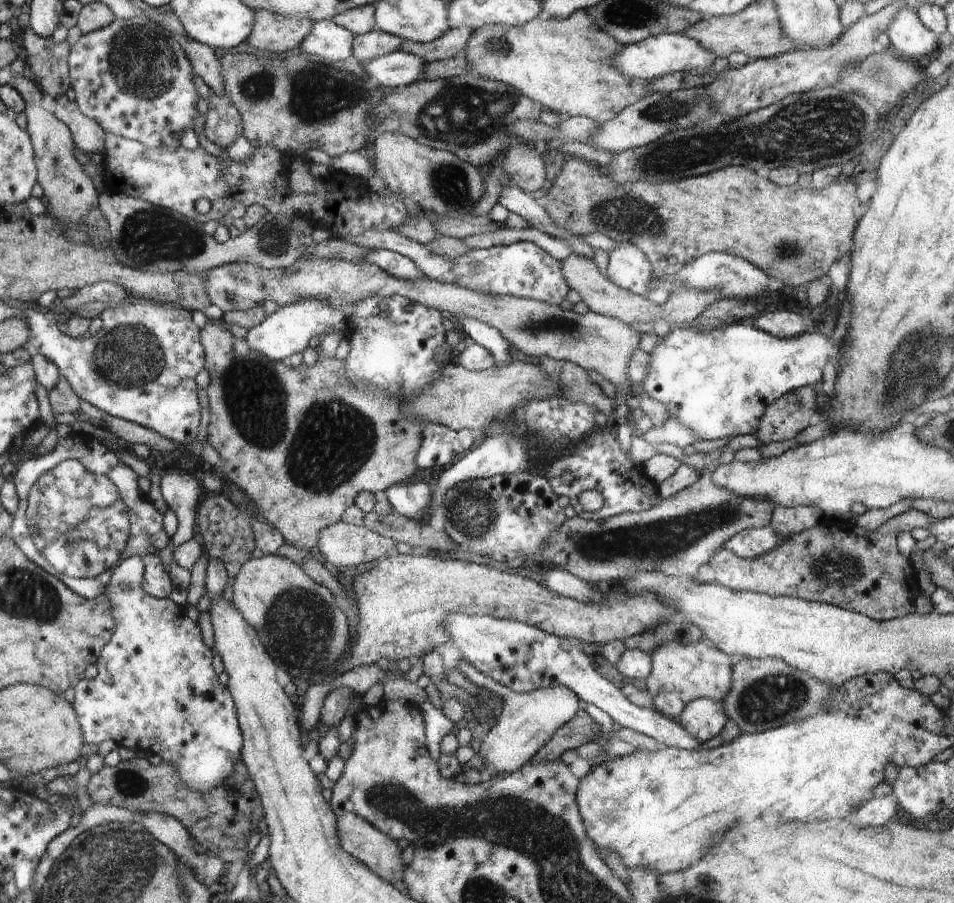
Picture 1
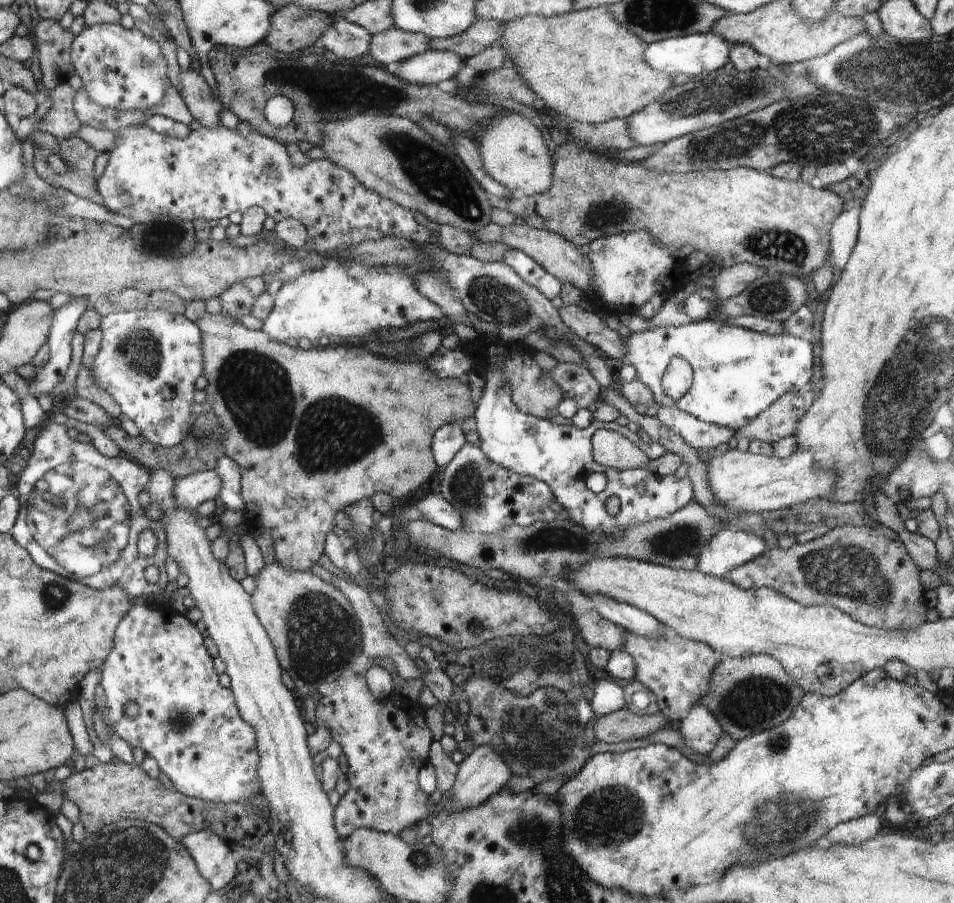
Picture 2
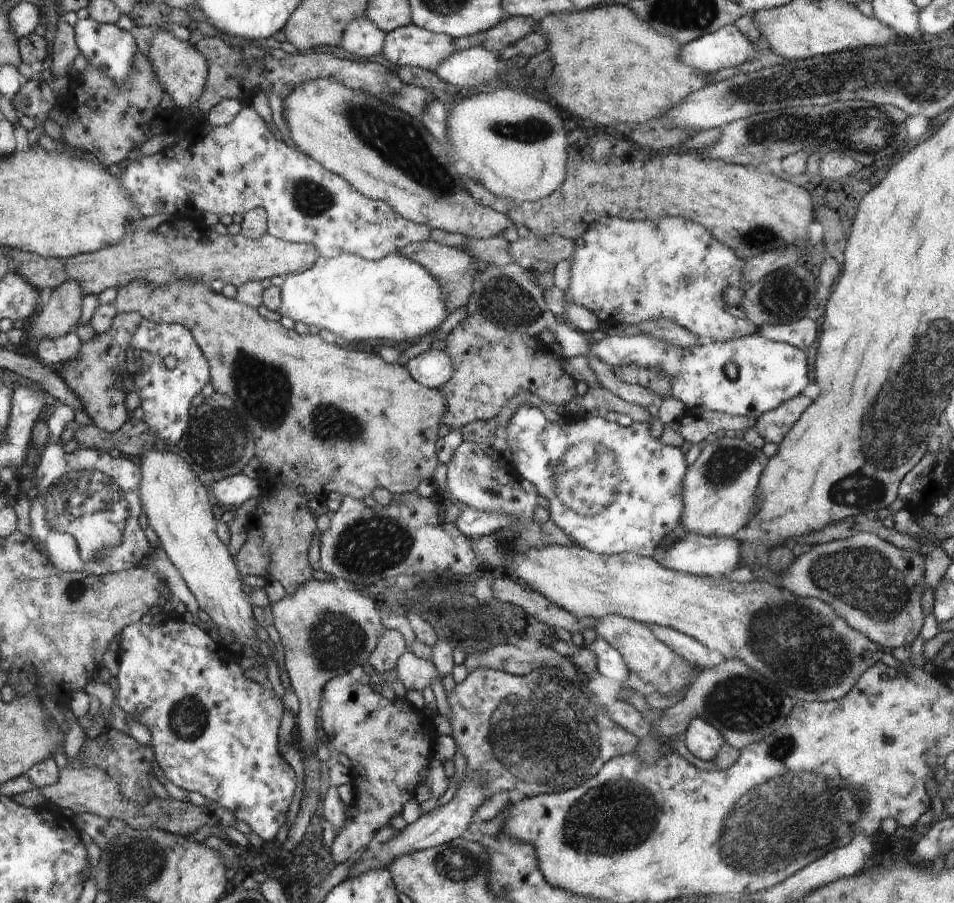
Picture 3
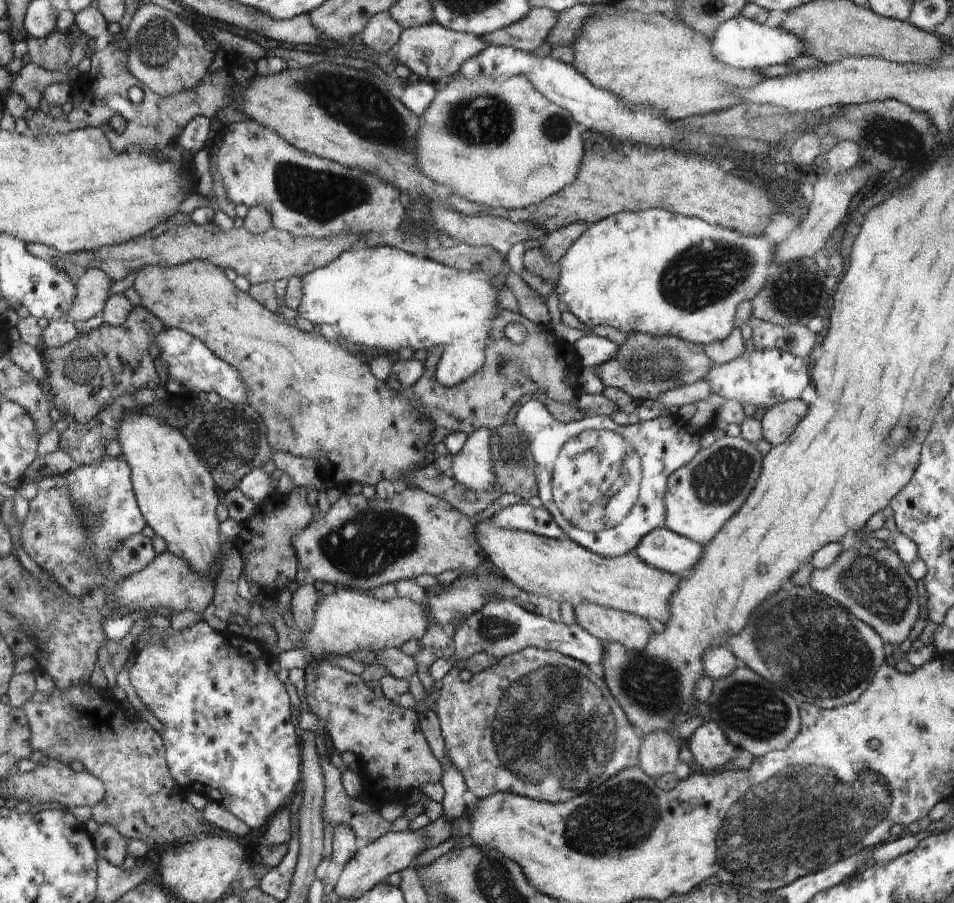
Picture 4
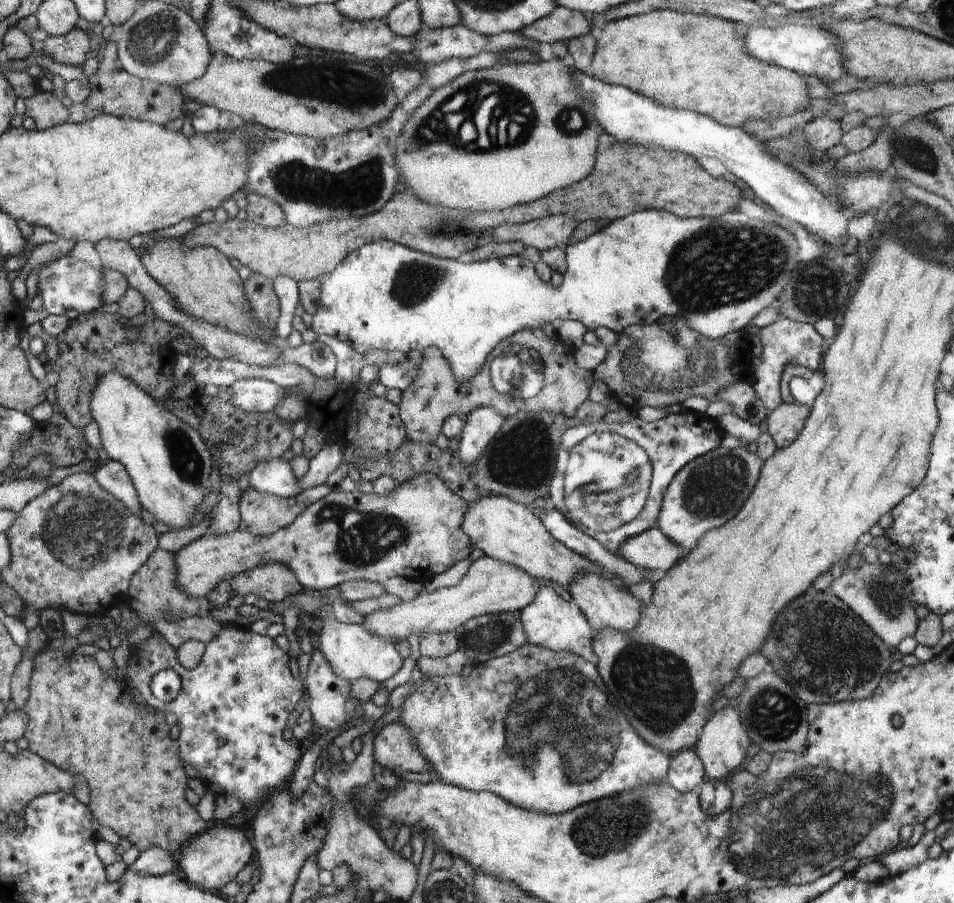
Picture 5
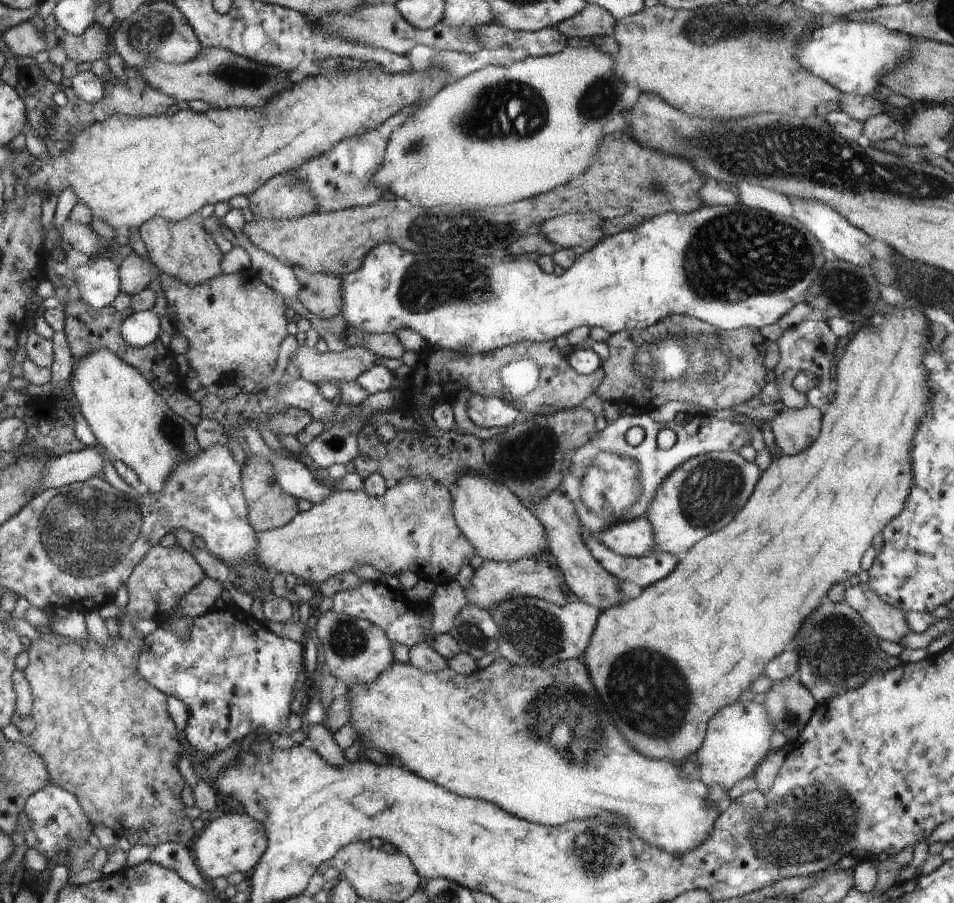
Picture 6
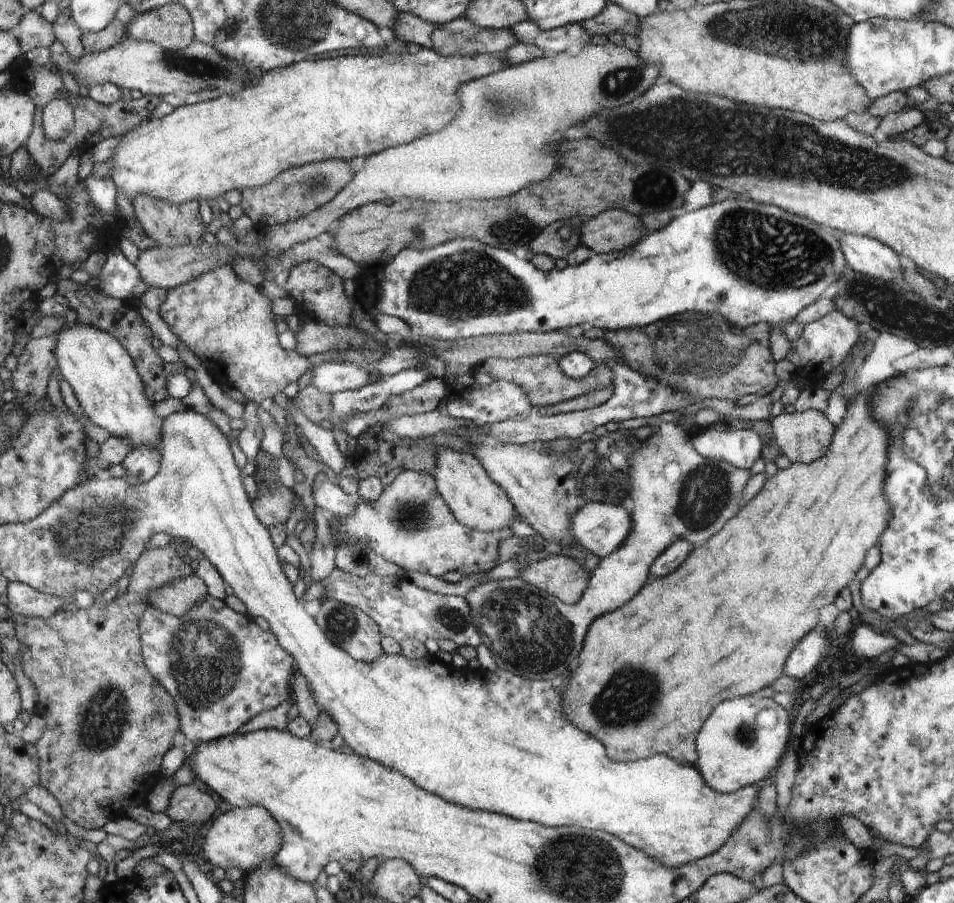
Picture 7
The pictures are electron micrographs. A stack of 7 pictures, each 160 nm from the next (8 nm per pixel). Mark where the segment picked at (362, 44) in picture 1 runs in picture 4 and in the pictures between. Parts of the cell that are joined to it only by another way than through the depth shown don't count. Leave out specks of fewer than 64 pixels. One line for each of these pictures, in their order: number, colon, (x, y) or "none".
2: (395, 45)
3: (410, 45)
4: (433, 51)

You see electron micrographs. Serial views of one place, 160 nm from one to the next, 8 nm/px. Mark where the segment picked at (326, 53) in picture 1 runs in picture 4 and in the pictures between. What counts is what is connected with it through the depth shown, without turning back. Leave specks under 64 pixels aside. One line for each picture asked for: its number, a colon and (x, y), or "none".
2: (345, 41)
3: (363, 38)
4: (382, 32)

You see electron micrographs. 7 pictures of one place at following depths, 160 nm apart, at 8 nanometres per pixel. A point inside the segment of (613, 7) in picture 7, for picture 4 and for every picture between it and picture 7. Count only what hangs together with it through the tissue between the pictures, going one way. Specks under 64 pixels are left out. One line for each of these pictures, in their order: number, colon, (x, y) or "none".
4: (532, 31)
5: (564, 24)
6: (593, 21)

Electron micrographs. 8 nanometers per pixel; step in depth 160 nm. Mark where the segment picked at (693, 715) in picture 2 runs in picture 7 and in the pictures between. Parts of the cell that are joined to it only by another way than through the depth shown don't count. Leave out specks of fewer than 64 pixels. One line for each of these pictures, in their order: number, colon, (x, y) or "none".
3: (703, 740)
4: (710, 747)
5: (723, 747)
6: (737, 739)
7: (742, 742)

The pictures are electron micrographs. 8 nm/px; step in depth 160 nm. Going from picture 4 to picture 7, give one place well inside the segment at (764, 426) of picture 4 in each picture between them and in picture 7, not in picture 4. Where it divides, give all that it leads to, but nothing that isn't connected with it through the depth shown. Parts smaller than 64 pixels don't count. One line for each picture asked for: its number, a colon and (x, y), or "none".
5: (785, 422)
6: (794, 429)
7: (803, 437)

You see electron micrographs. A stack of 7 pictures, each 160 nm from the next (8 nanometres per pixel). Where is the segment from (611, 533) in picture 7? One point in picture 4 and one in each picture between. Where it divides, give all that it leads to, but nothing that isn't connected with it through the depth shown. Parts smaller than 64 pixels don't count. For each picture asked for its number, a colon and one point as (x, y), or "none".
4: (663, 549)
5: (651, 549)
6: (634, 538)

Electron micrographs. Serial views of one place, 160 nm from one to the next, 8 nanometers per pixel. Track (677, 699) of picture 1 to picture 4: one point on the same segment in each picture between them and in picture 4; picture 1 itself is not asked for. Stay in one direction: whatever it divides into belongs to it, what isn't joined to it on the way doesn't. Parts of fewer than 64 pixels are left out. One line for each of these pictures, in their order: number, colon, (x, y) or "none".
2: (678, 671)
3: (654, 662)
4: (609, 624)

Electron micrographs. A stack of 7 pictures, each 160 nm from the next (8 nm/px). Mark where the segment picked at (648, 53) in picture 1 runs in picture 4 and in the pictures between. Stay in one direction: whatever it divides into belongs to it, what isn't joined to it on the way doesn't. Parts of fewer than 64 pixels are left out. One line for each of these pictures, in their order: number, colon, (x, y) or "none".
2: (701, 54)
3: (726, 48)
4: (740, 42)

